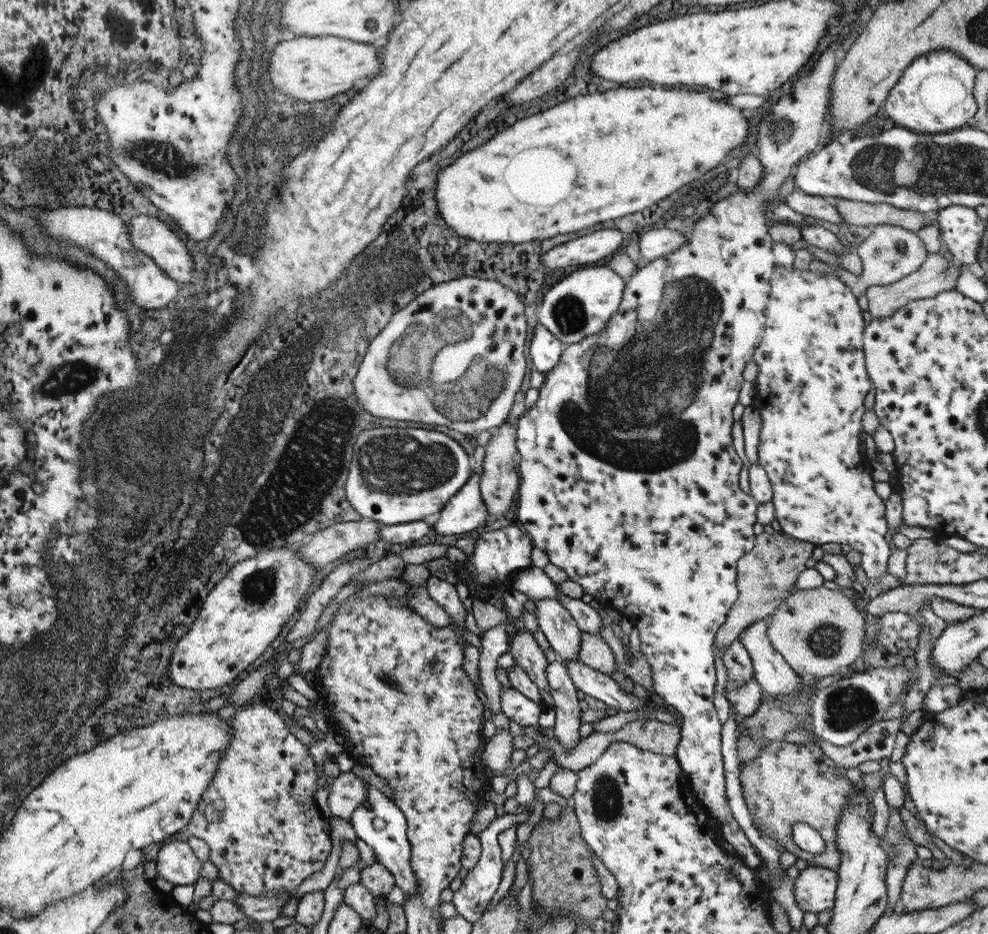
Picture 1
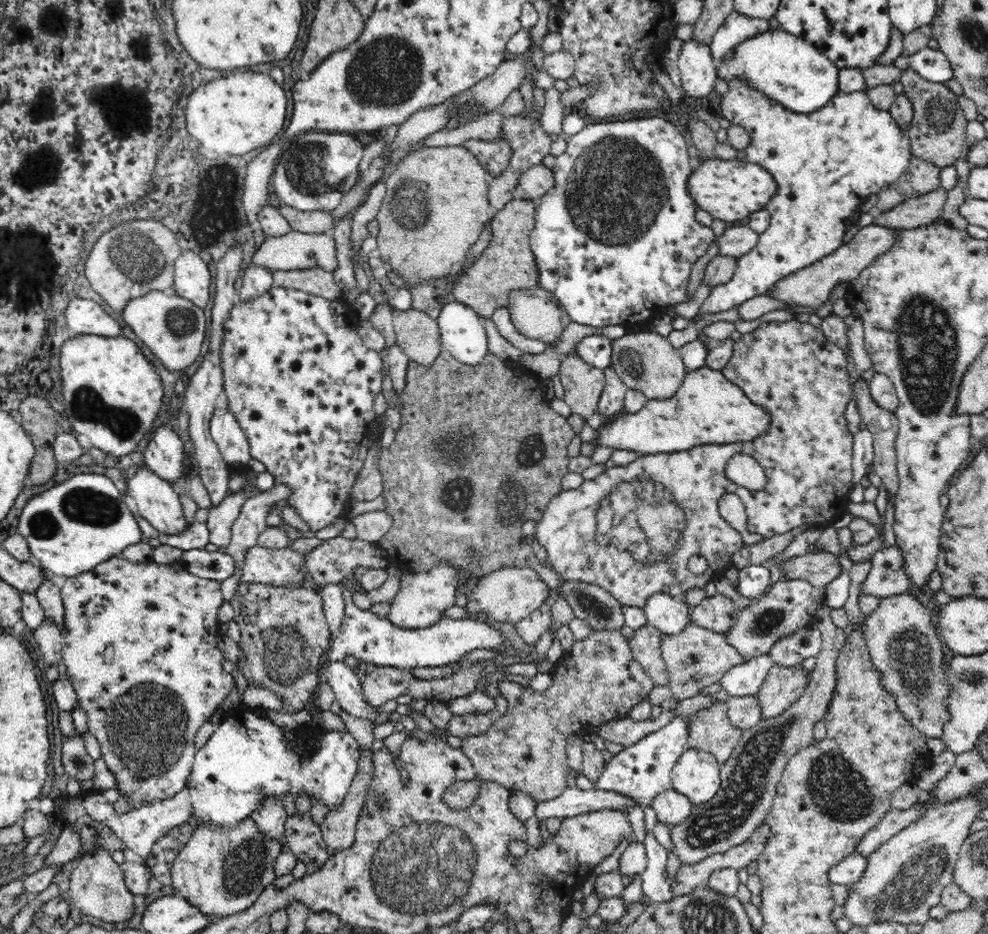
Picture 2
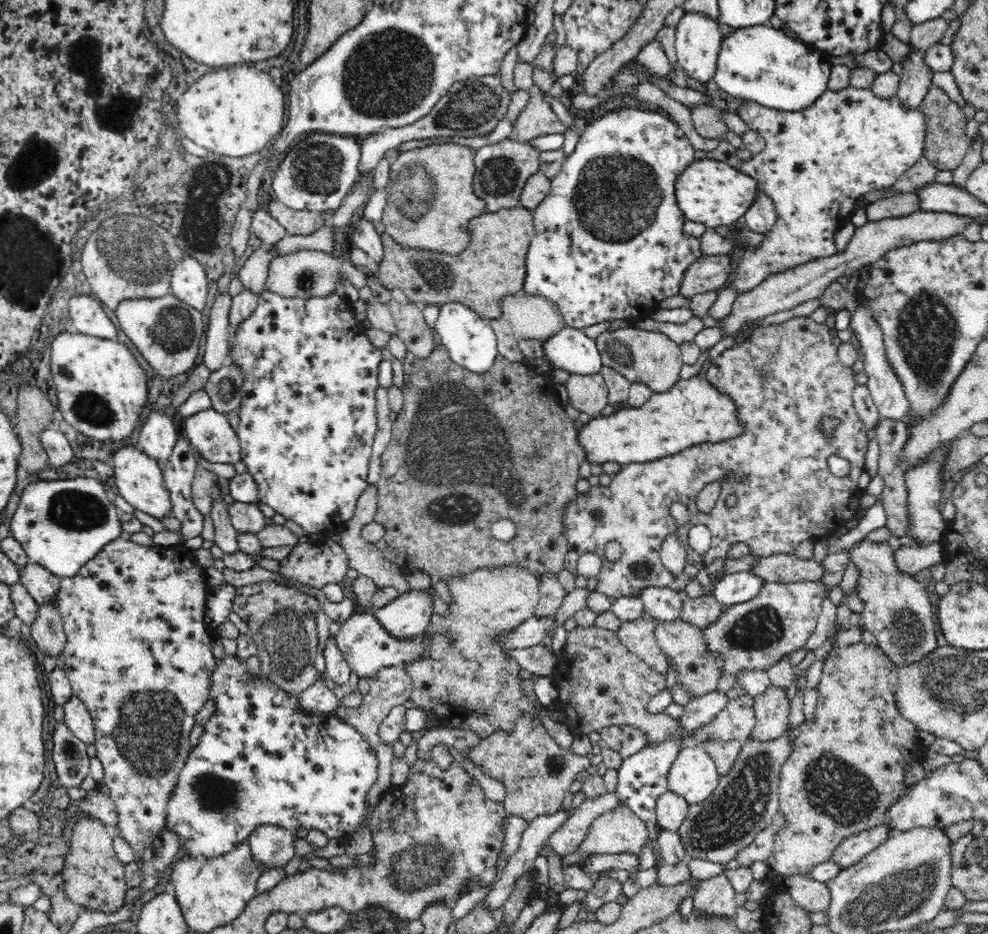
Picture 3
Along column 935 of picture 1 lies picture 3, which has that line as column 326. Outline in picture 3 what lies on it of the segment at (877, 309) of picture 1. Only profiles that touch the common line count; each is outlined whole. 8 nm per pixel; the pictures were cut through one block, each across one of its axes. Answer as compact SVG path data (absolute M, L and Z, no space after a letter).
M300 250L288 256L278 256L270 262L268 266L268 280L266 280L266 290L280 294L284 298L320 298L328 296L338 290L338 272L346 274L346 280L360 292L362 288L368 286L368 274L366 270L356 270L352 262L346 258L338 260L332 258L328 252L318 252L318 250Z

